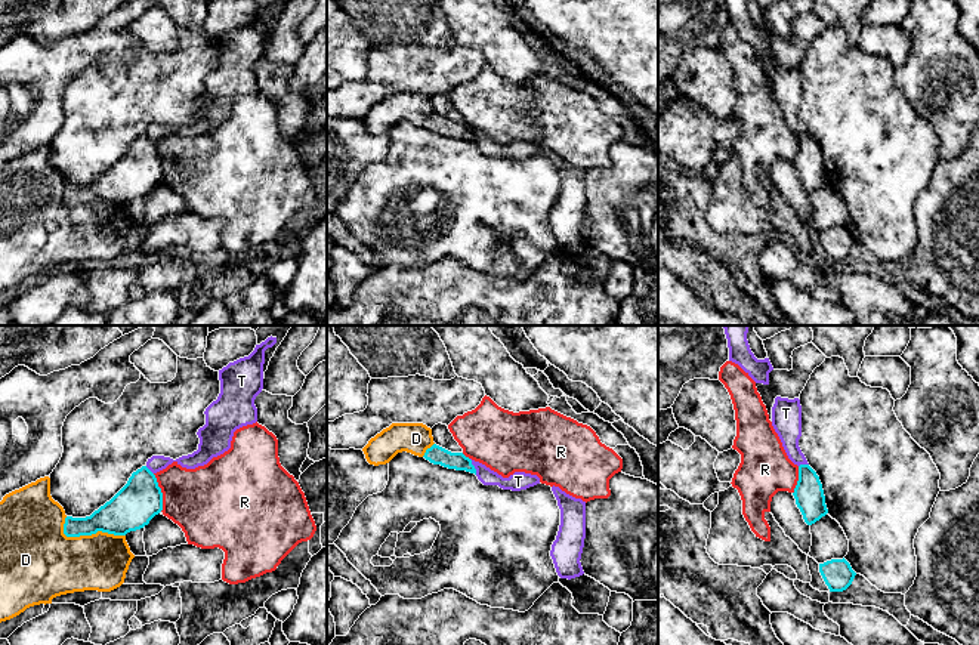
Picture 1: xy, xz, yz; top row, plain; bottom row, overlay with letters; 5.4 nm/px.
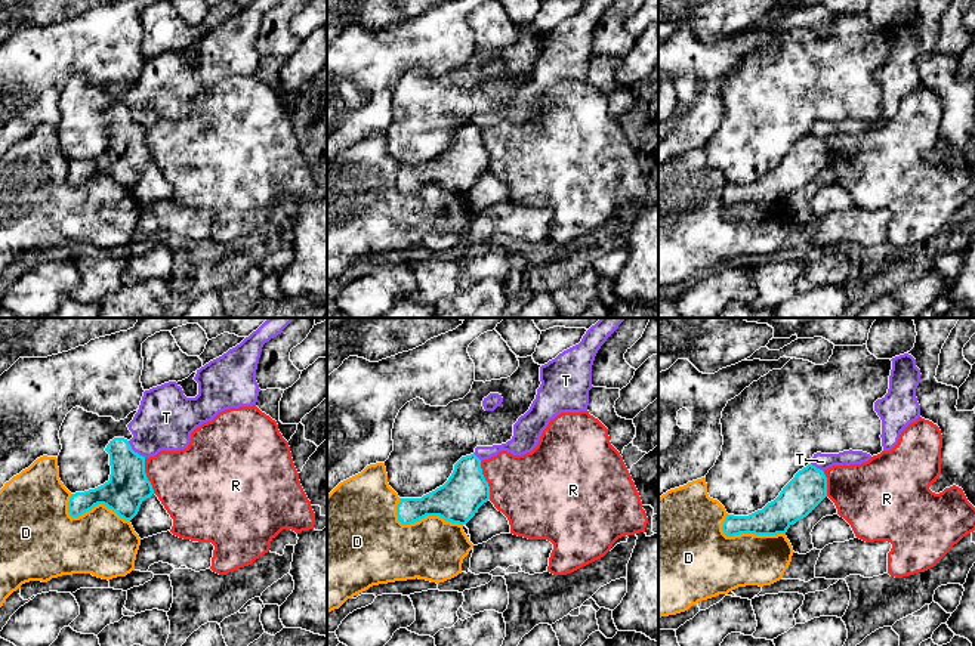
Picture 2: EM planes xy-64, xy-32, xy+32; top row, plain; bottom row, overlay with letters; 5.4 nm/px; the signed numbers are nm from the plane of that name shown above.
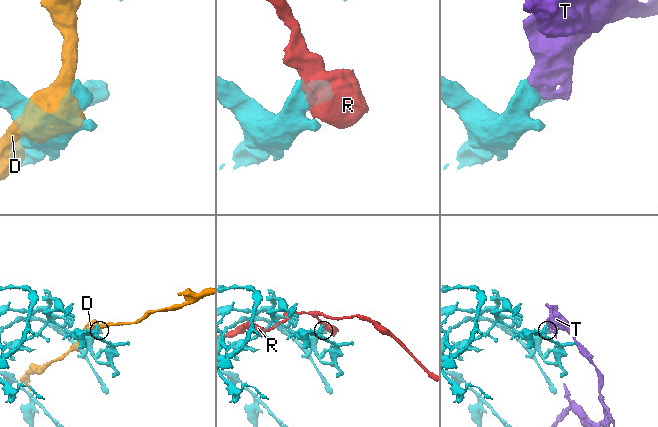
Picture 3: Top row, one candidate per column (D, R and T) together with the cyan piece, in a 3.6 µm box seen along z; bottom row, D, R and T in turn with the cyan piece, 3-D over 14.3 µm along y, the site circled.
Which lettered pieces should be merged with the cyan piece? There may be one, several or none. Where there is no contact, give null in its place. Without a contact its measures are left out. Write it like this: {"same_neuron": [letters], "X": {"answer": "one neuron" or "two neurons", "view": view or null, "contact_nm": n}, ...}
{"same_neuron": [], "D": {"answer": "two neurons", "view": "xy", "contact_nm": 360}, "R": {"answer": "two neurons", "view": "xy", "contact_nm": 220}, "T": {"answer": "two neurons", "view": "xz", "contact_nm": 100}}

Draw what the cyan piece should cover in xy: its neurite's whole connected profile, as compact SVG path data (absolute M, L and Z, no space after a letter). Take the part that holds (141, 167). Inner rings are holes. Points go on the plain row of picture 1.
M142 135L127 152L104 175L86 186L67 185L67 206L92 204L98 200L126 204L149 192L163 179L163 161L155 143Z

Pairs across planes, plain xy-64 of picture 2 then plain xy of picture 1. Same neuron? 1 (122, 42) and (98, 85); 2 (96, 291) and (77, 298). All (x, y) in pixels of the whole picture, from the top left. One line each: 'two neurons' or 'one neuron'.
1: two neurons
2: two neurons

